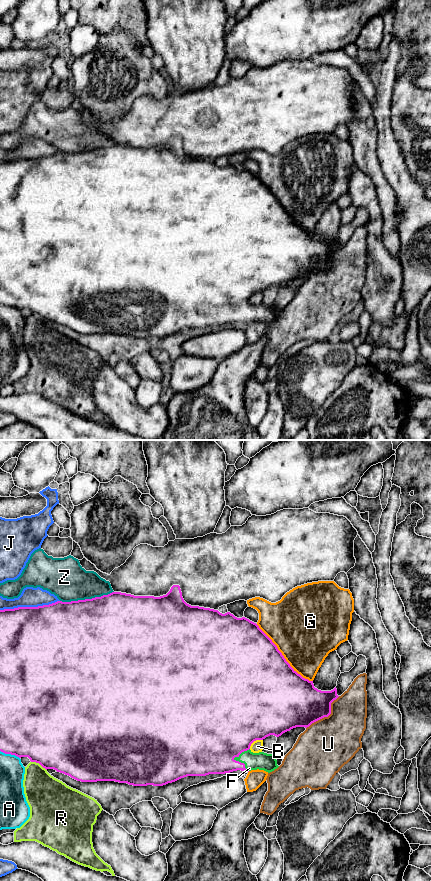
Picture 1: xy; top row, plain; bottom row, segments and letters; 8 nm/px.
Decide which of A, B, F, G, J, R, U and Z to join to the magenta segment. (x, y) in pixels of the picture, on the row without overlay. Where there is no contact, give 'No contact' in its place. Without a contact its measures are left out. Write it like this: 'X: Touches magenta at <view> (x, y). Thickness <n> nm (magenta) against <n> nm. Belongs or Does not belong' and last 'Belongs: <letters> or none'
A: Touches magenta at xy (10, 305). Thickness 460 nm (magenta) against 200 nm. Does not belong
B: Touches magenta at xy (254, 292). Thickness 500 nm (magenta) against 100 nm. Does not belong
F: Touches magenta at xy (235, 312). Thickness 460 nm (magenta) against 140 nm. Belongs
G: Touches magenta at xy (283, 208). Thickness 500 nm (magenta) against 480 nm. Does not belong
J: Touches magenta at xy (29, 159). Thickness 500 nm (magenta) against 160 nm. Does not belong
R: Touches magenta at xy (39, 315). Thickness 500 nm (magenta) against 300 nm. Does not belong
U: Touches magenta at xy (327, 268). Thickness 360 nm (magenta) against 420 nm. Does not belong
Z: Touches magenta at xy (86, 151). Thickness 500 nm (magenta) against 320 nm. Does not belong
Belongs: F

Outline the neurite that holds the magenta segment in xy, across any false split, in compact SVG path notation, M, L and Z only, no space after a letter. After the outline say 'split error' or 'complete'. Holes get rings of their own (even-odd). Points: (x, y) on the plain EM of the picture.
M173 137L166 147L160 149L134 148L121 144L112 144L108 147L103 147L101 149L95 149L92 151L71 154L57 153L49 157L38 159L18 159L14 161L0 162L0 303L5 306L15 307L19 310L28 309L31 314L39 315L46 322L54 321L57 324L68 327L77 333L115 333L119 335L127 335L133 338L163 338L187 328L225 326L237 322L249 324L257 321L270 325L279 319L277 317L275 308L273 306L267 306L264 304L253 305L250 302L251 296L256 292L263 292L270 287L279 289L283 285L296 279L307 280L312 275L324 269L328 269L331 266L331 255L338 249L336 239L331 243L318 242L314 239L313 233L309 233L298 226L286 213L282 205L278 202L277 198L256 175L245 169L237 170L230 164L222 166L218 162L191 158L184 153L179 137Z | split error

